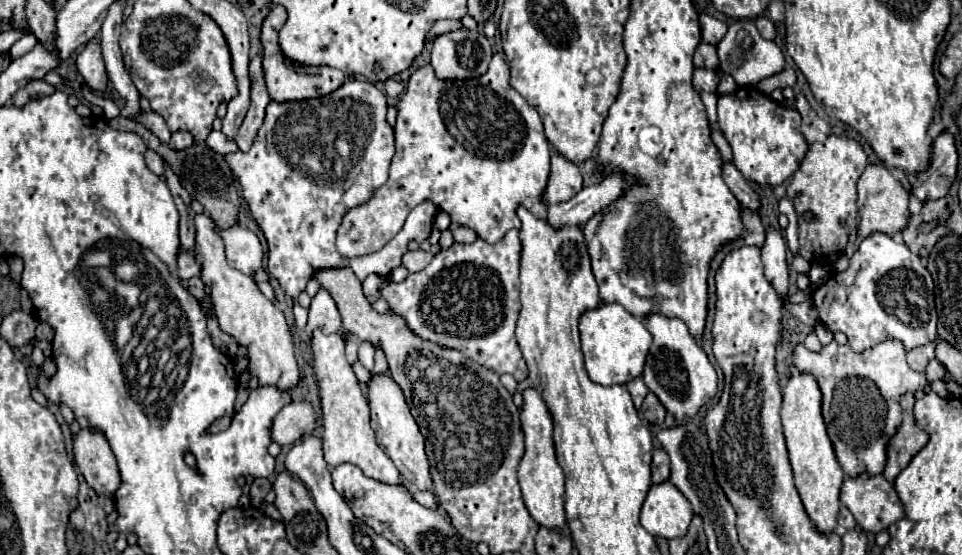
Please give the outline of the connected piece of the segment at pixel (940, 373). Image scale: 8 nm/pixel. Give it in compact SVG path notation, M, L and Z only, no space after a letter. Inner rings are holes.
M931 360L925 368L925 374L927 374L927 380L941 380L945 378L945 366L939 362L939 360Z

